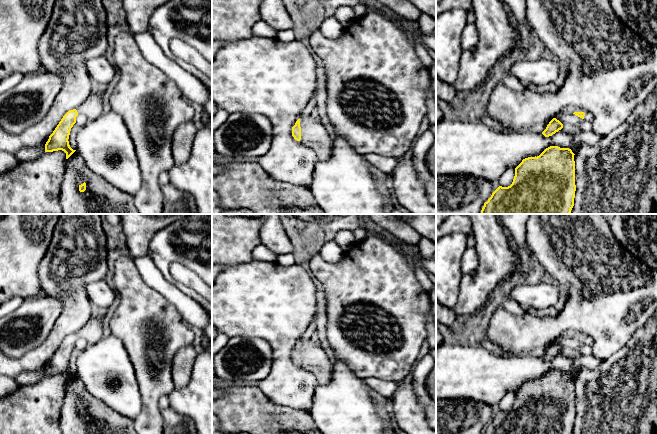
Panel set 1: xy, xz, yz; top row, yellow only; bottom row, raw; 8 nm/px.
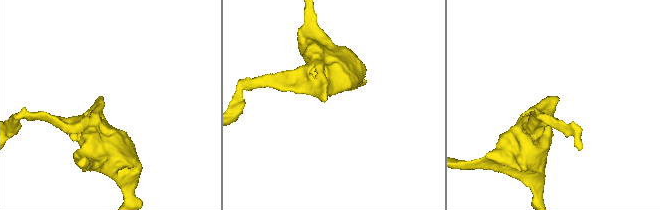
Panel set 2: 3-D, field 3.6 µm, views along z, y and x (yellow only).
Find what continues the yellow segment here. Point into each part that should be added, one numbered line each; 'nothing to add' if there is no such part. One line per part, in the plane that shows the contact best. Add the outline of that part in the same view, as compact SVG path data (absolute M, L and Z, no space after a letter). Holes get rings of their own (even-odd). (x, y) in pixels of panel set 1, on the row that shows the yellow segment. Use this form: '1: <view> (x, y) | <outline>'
1: xz (313, 134) | M310 116L300 118L301 143L312 148L318 161L330 158L333 149L333 140L320 121Z

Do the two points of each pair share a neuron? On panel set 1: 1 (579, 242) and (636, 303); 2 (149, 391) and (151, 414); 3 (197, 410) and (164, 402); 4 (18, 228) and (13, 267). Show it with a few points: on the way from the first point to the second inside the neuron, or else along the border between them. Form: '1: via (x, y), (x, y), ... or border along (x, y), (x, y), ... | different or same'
1: via (587, 258), (620, 292) | same
2: via (150, 397), (150, 408) | same
3: border along (167, 395), (170, 406) | different
4: via (18, 238), (13, 257) | same

